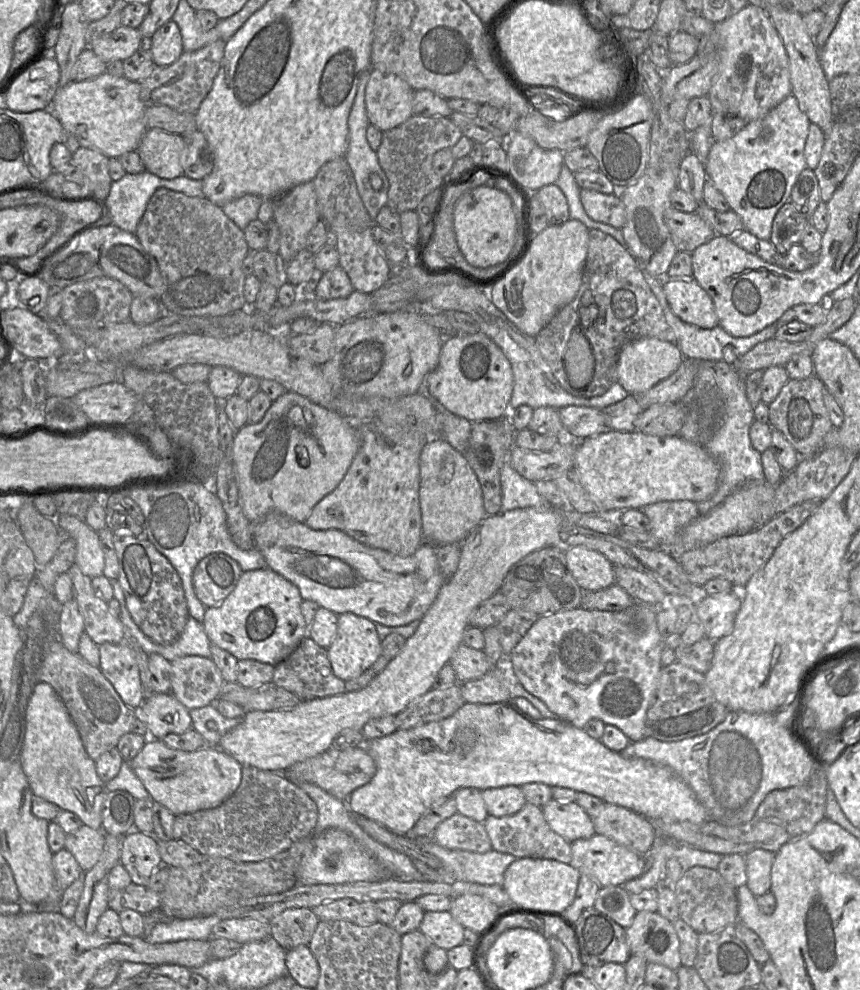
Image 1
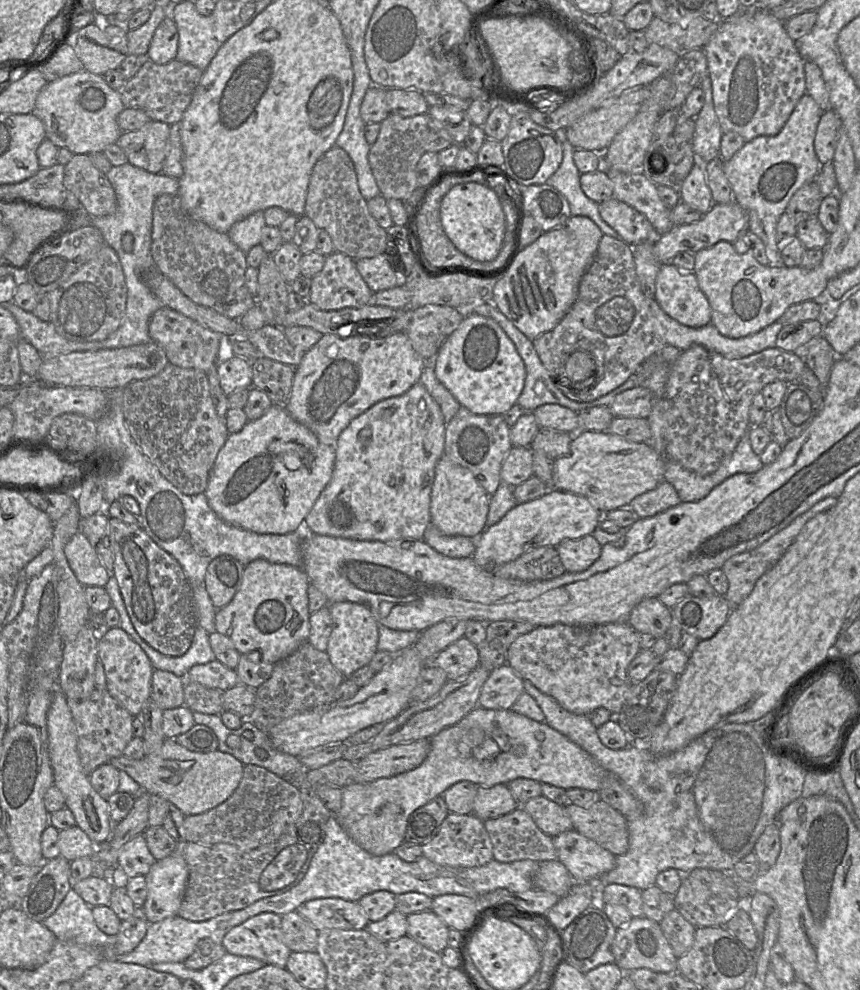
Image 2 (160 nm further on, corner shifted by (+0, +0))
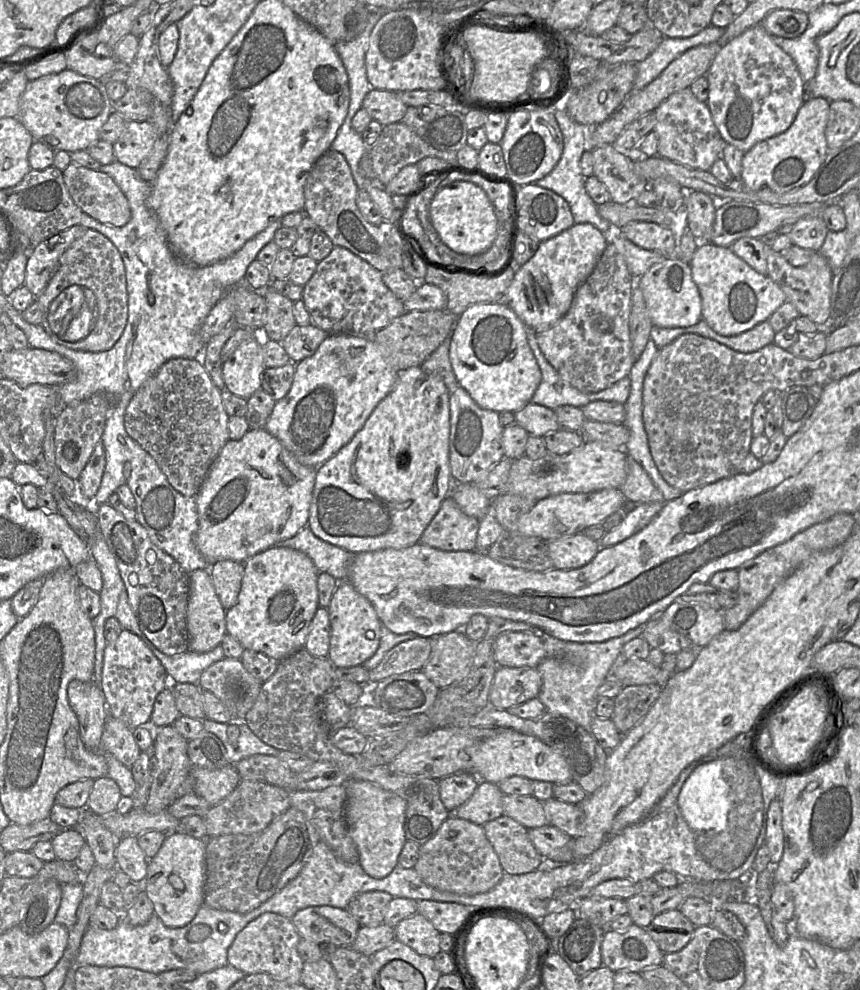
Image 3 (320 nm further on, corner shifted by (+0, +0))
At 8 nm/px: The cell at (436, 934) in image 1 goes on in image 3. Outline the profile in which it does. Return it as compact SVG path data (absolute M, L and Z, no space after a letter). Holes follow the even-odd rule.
M419 913L403 919L394 928L395 939L420 955L434 958L440 951L440 932Z

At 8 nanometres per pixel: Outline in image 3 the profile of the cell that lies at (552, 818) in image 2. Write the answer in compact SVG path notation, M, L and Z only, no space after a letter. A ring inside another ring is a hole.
M506 795L502 797L504 815L511 817L527 829L548 825L543 802L531 796Z

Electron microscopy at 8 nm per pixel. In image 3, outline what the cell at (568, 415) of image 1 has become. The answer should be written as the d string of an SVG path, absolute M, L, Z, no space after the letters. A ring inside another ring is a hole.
M528 403L514 415L515 423L532 436L543 437L561 429L554 410L542 405Z

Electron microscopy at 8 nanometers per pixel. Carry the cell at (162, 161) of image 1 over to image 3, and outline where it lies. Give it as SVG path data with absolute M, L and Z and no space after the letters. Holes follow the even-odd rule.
M129 121L123 134L113 143L115 160L137 169L152 150L159 135L147 121Z

